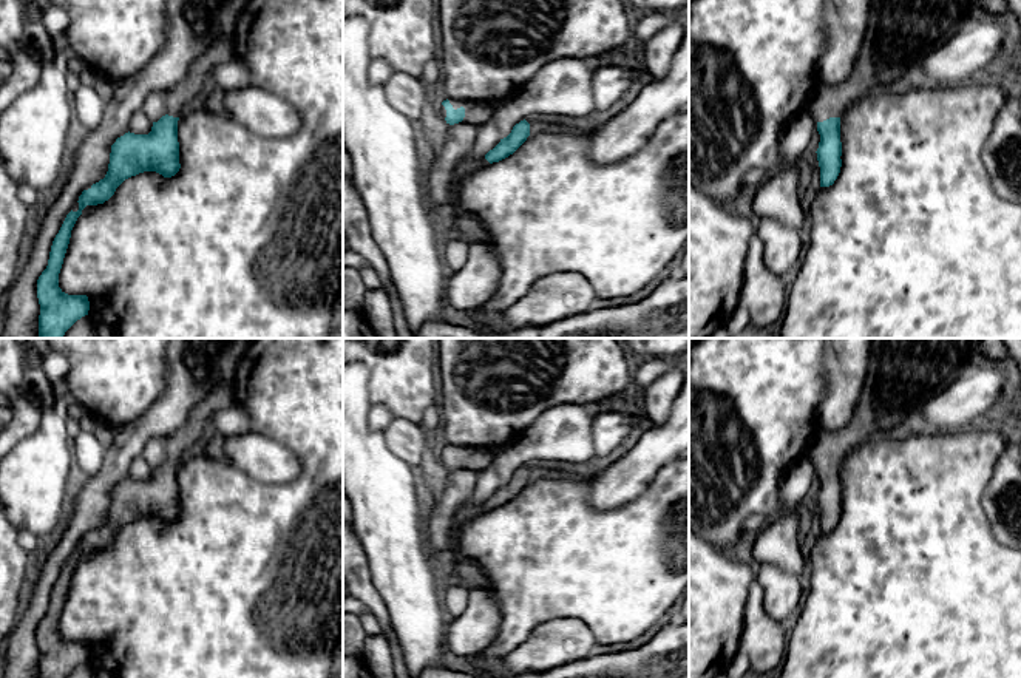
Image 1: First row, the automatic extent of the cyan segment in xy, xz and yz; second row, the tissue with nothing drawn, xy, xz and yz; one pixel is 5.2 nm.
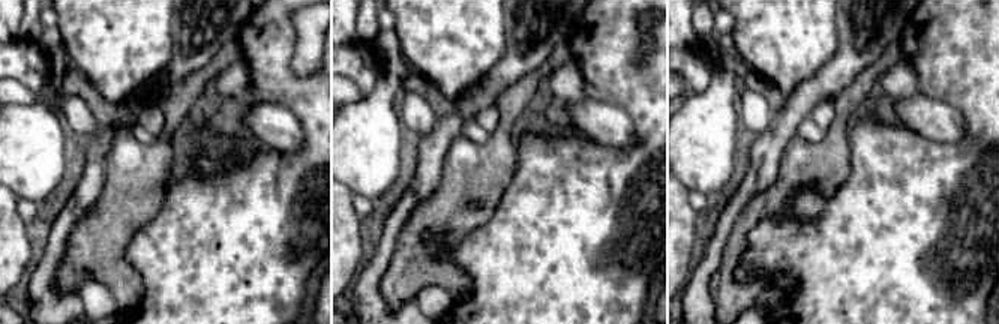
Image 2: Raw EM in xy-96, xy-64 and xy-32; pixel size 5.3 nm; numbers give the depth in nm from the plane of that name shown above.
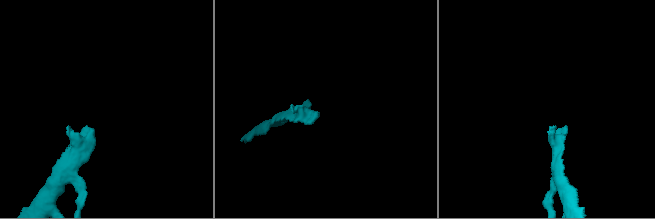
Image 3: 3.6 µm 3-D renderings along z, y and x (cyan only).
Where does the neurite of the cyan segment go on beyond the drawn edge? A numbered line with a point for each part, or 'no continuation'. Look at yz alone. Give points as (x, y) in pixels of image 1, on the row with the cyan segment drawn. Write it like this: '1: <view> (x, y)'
1: yz (901, 33)

